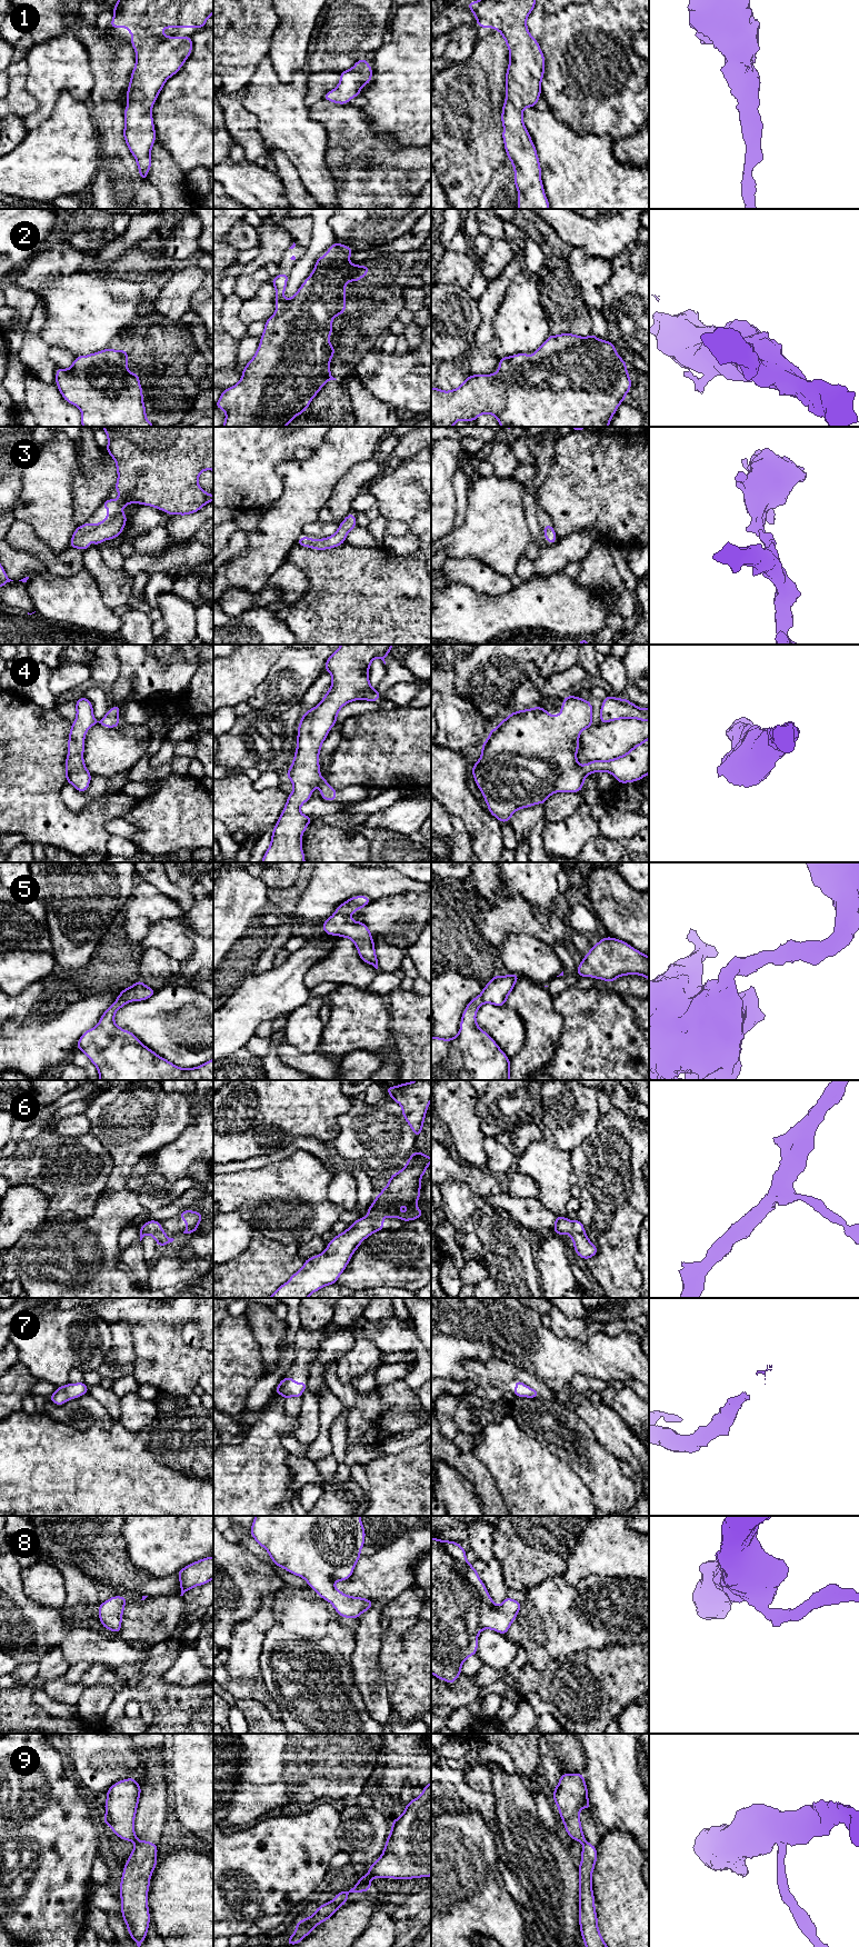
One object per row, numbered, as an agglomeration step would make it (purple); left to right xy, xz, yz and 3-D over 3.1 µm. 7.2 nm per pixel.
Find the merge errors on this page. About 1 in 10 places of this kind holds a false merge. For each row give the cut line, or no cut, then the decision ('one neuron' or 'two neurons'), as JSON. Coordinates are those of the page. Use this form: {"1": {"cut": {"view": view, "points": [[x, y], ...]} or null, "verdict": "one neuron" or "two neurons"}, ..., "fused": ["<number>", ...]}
{"1": {"cut": null, "verdict": "one neuron"}, "2": {"cut": null, "verdict": "one neuron"}, "3": {"cut": null, "verdict": "one neuron"}, "4": {"cut": null, "verdict": "one neuron"}, "5": {"cut": null, "verdict": "one neuron"}, "6": {"cut": null, "verdict": "one neuron"}, "7": {"cut": null, "verdict": "one neuron"}, "8": {"cut": null, "verdict": "one neuron"}, "9": {"cut": {"view": "xz", "points": [[369, 1880], [358, 1884]]}, "verdict": "two neurons"}, "fused": ["9"]}

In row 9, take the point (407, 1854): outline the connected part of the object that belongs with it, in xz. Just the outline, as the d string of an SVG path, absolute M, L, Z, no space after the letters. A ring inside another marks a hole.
M431 1781L402 1815L391 1821L381 1856L358 1884L373 1878L412 1879L431 1876Z

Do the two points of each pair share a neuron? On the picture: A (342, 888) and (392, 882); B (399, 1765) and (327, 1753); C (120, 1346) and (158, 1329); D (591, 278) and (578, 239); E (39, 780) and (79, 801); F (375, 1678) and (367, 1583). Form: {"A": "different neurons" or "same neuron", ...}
{"A": "same neuron", "B": "different neurons", "C": "different neurons", "D": "different neurons", "E": "different neurons", "F": "same neuron"}

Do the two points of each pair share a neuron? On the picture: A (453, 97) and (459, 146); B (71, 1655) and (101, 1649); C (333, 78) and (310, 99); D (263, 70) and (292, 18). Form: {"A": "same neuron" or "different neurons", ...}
{"A": "same neuron", "B": "same neuron", "C": "same neuron", "D": "different neurons"}

